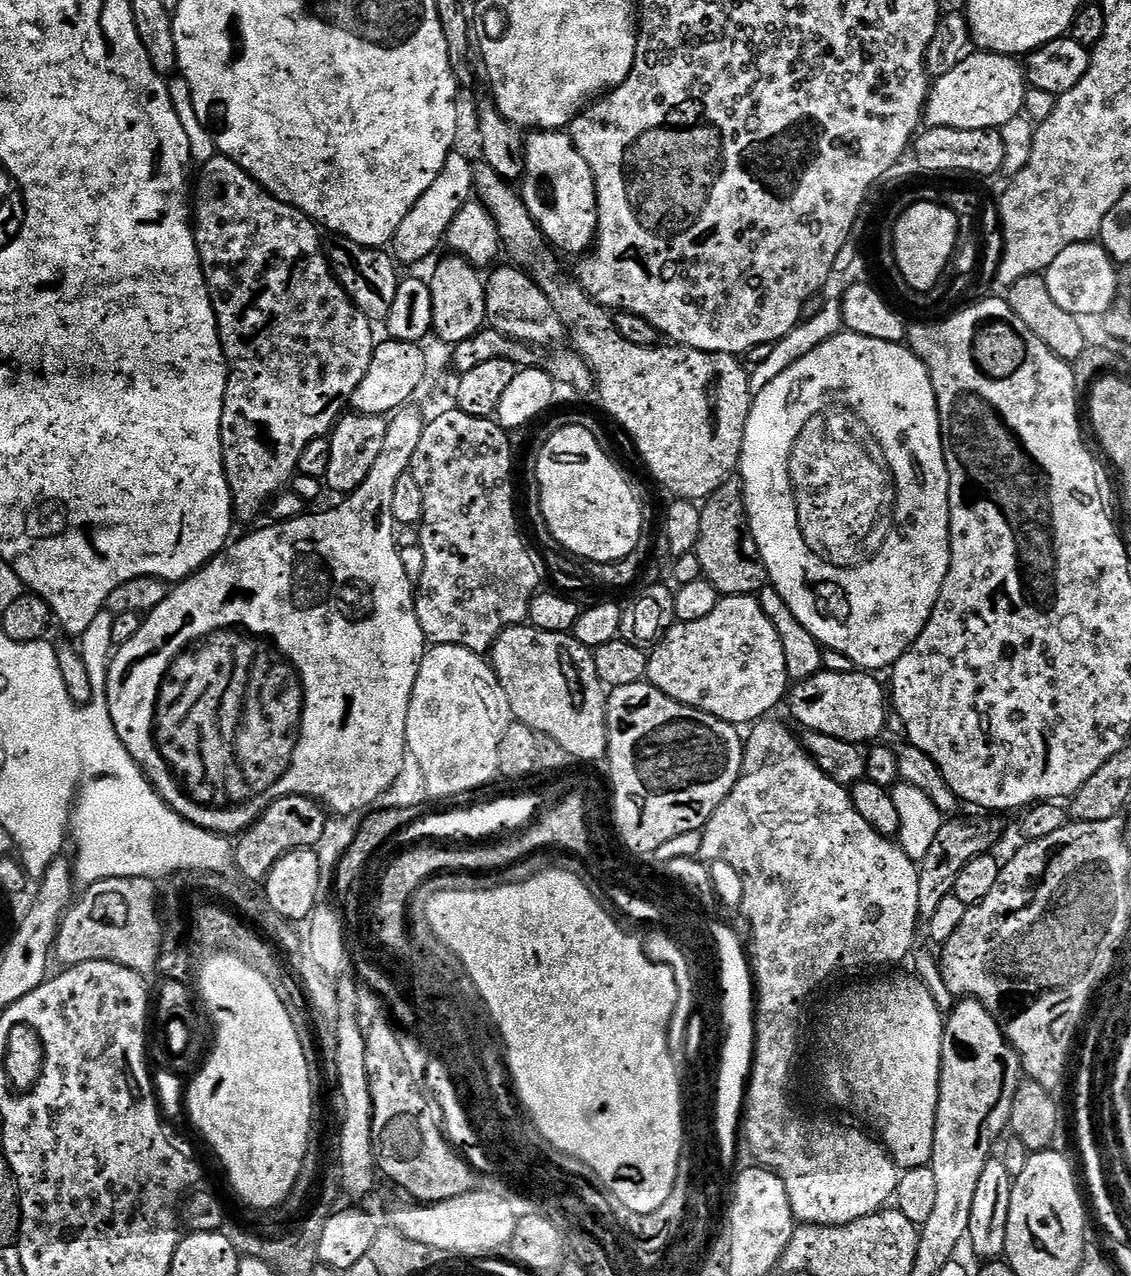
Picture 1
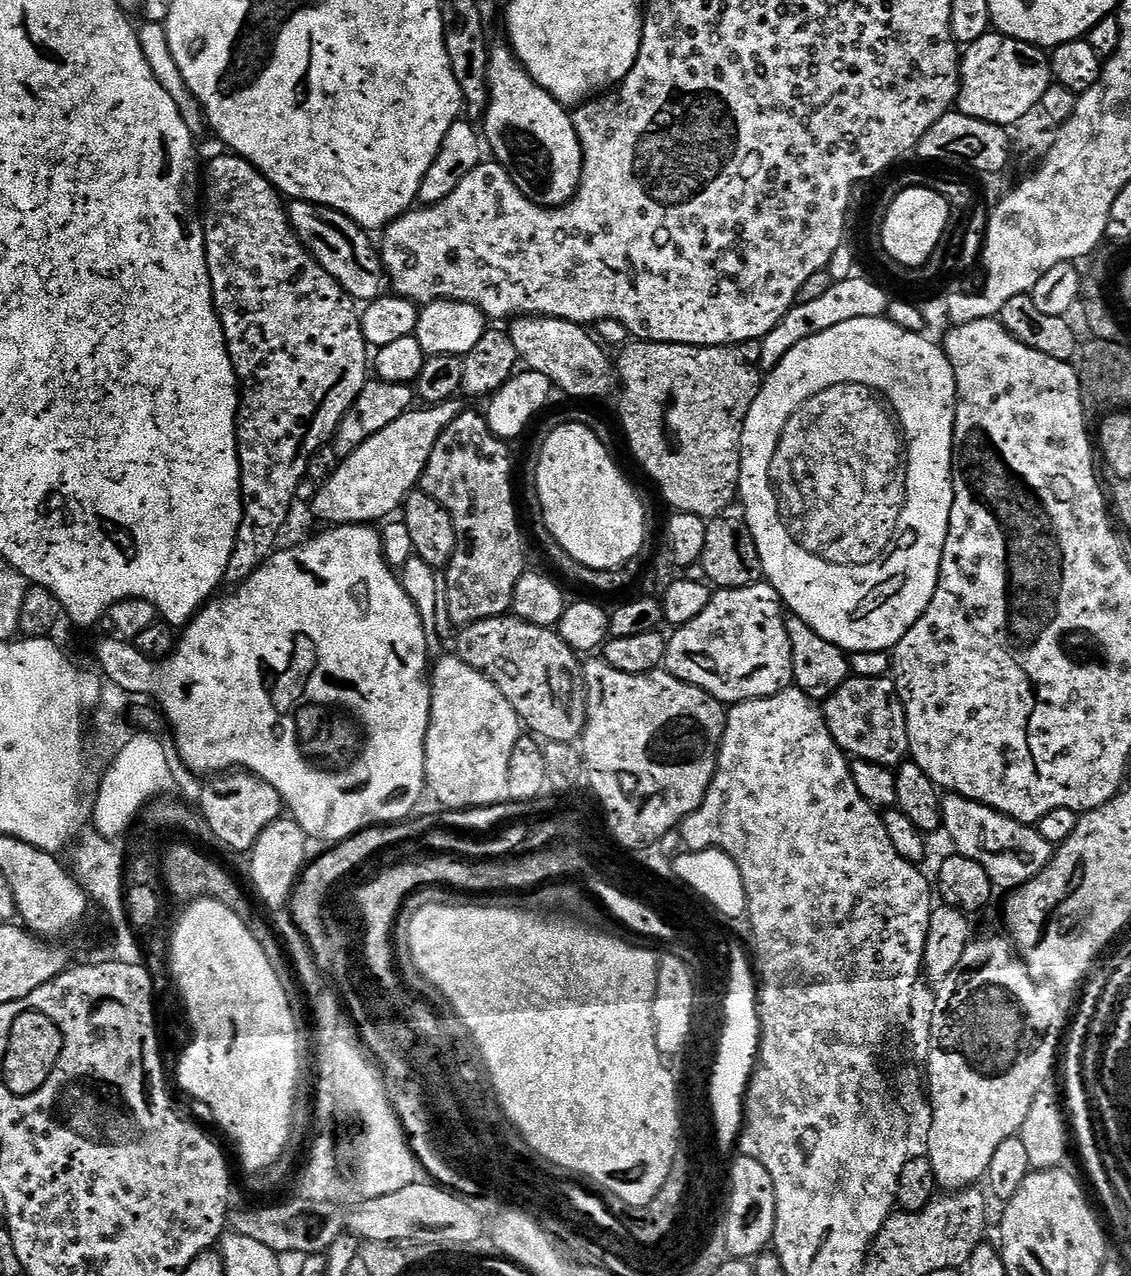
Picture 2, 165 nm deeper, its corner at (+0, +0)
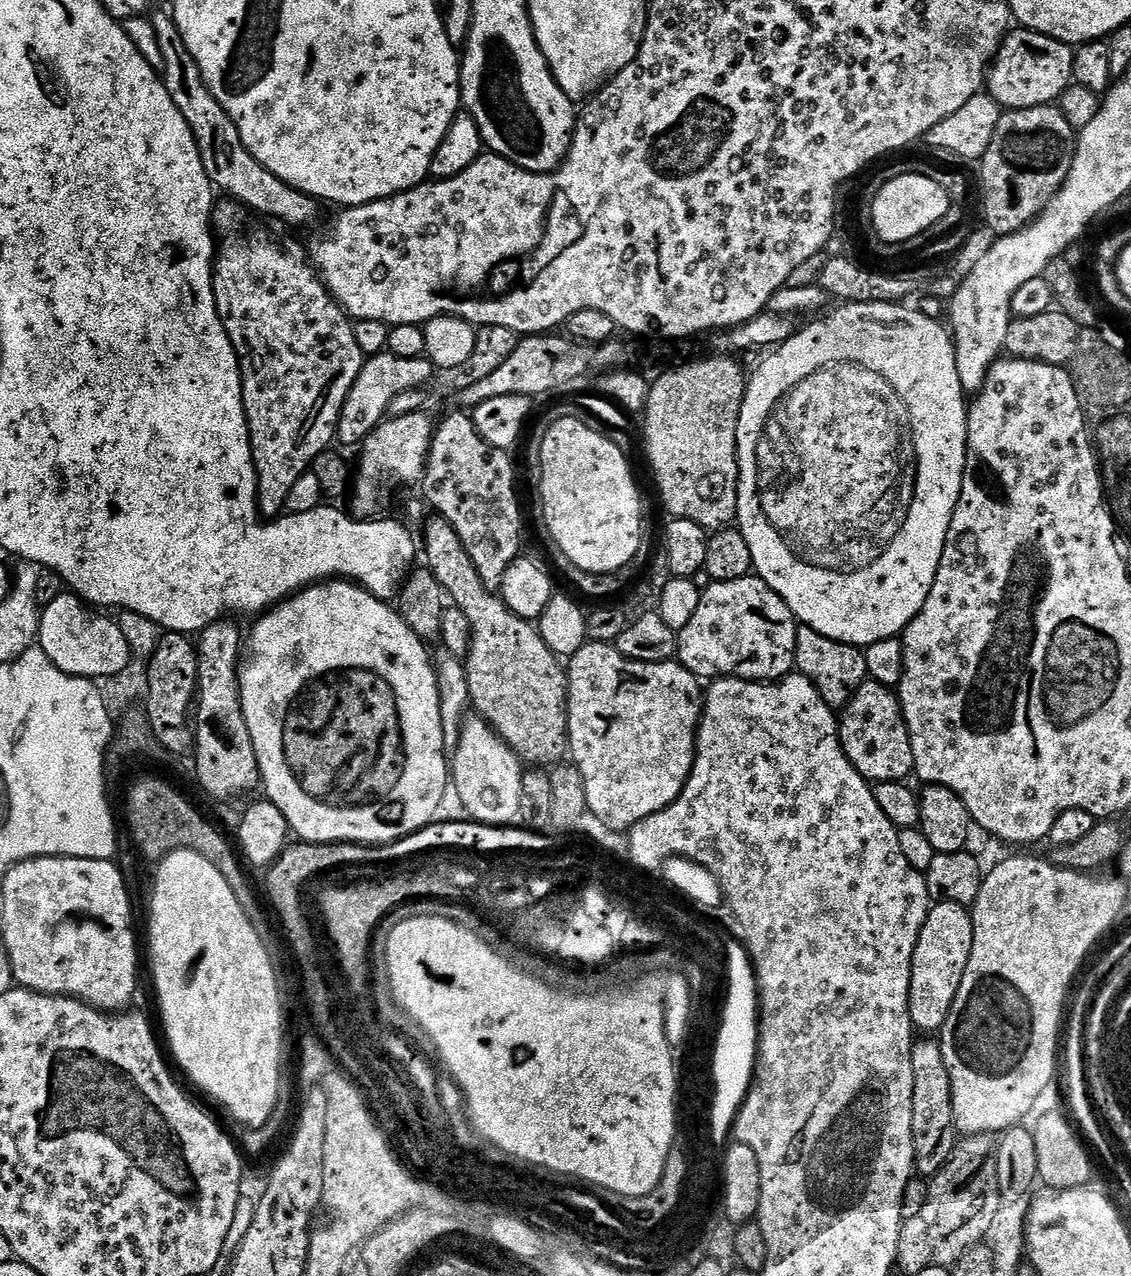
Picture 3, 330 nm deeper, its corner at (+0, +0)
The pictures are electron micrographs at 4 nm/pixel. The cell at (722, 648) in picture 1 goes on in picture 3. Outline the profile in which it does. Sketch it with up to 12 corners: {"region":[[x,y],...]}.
{"region":[[755,574],[717,580],[678,633],[696,677],[775,682],[796,615]]}

